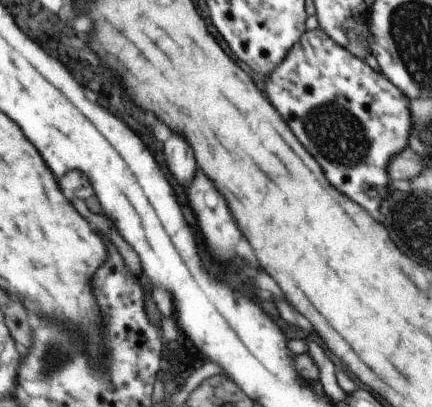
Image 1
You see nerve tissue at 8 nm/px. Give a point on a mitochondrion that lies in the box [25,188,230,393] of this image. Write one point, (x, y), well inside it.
(54, 350)

